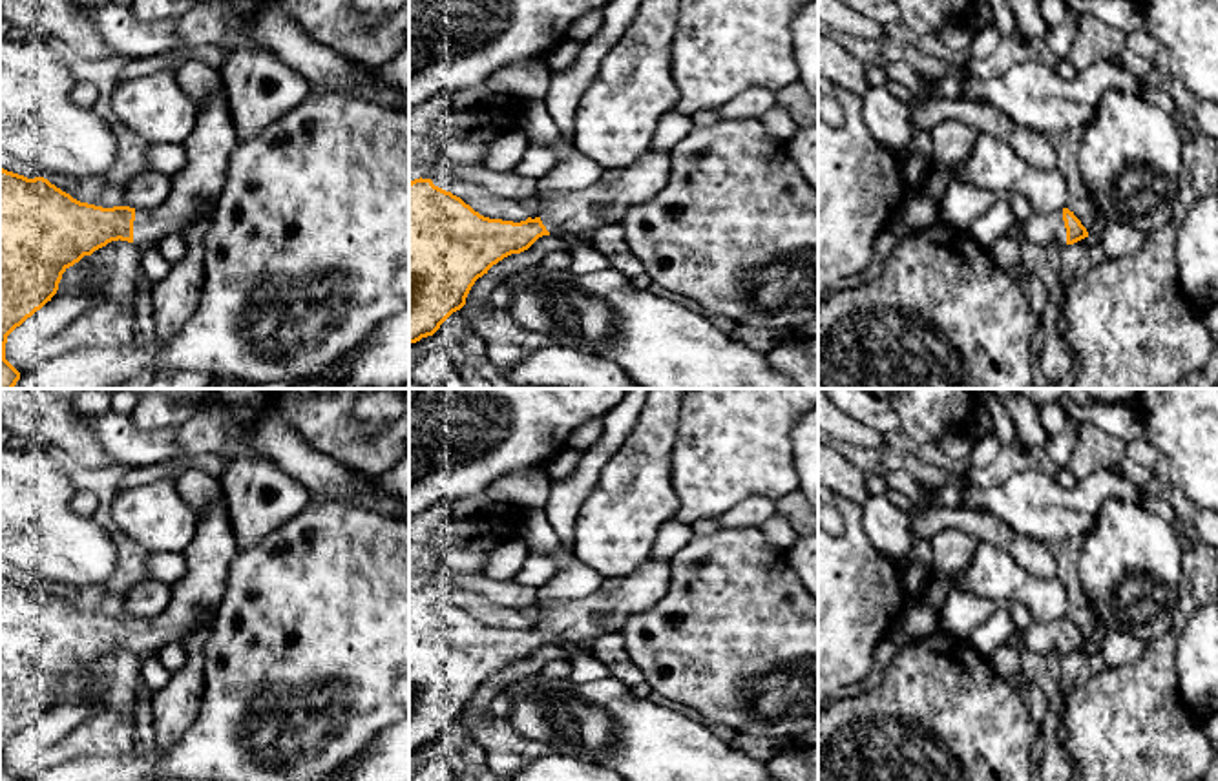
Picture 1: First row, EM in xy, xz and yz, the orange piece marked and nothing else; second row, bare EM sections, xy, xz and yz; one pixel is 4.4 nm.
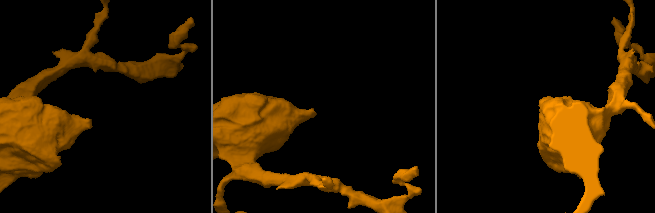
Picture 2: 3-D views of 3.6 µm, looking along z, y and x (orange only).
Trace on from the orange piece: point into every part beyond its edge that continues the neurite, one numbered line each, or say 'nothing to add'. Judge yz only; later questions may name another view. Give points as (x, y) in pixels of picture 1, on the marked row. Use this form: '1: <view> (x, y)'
1: yz (1041, 229)

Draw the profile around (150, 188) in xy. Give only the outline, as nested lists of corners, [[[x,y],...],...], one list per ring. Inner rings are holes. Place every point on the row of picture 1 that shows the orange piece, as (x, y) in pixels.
[[[150,170],[126,184],[124,204],[135,210],[152,210],[170,193],[170,177]]]

